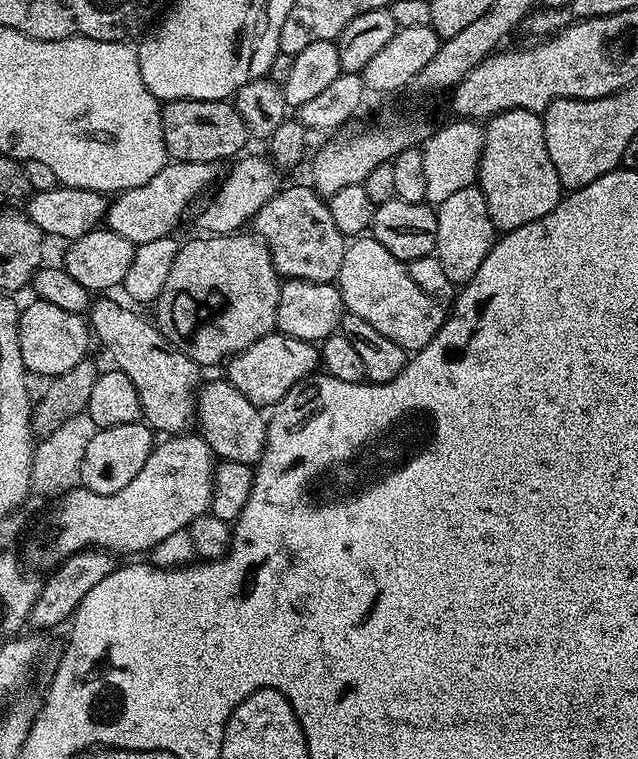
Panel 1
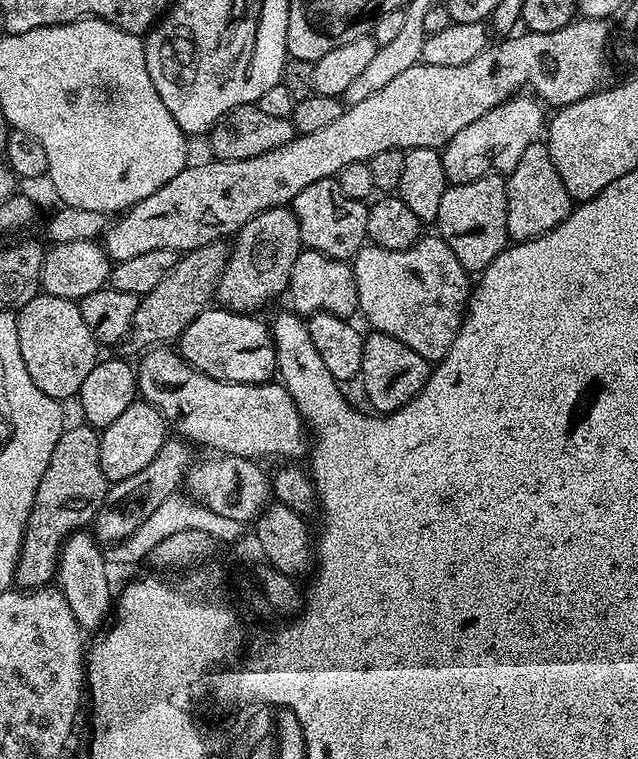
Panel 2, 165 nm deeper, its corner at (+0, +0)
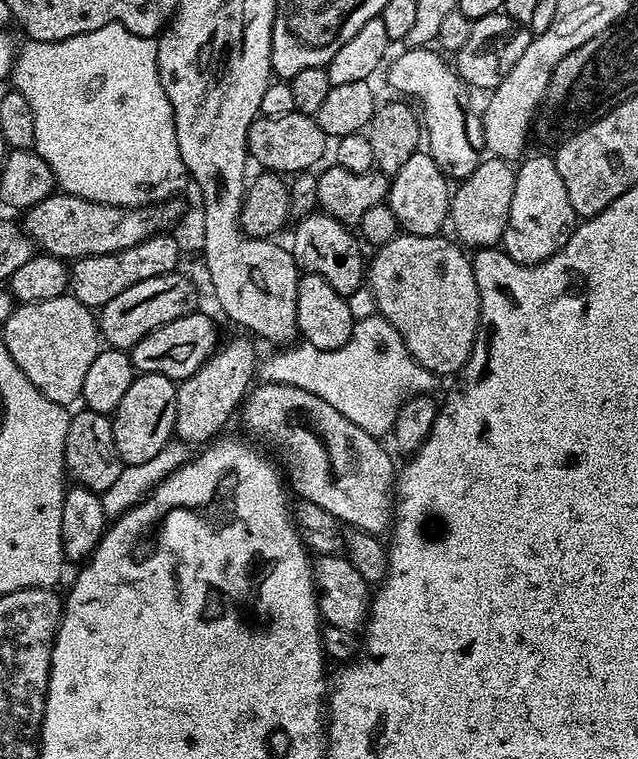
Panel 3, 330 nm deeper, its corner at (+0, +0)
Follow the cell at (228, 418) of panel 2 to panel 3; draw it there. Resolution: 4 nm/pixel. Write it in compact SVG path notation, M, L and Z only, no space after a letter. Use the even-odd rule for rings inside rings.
M257 383L242 405L242 416L243 412L245 430L252 436L261 436L280 455L279 463L286 469L287 483L299 499L314 502L314 506L322 506L322 510L334 514L341 525L358 532L380 536L391 529L394 523L394 485L398 480L398 468L392 465L393 453L388 453L377 437L362 430L362 426L354 426L350 418L338 414L334 406L322 402L318 394L298 390L298 386Z

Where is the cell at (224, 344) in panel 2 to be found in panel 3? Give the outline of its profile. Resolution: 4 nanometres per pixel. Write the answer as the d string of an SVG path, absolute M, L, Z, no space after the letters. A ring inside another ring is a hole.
M194 310L182 318L174 318L174 322L166 322L166 326L158 326L158 330L150 330L150 334L146 334L130 349L133 369L137 373L162 374L177 382L197 372L218 347L216 324L200 311Z

